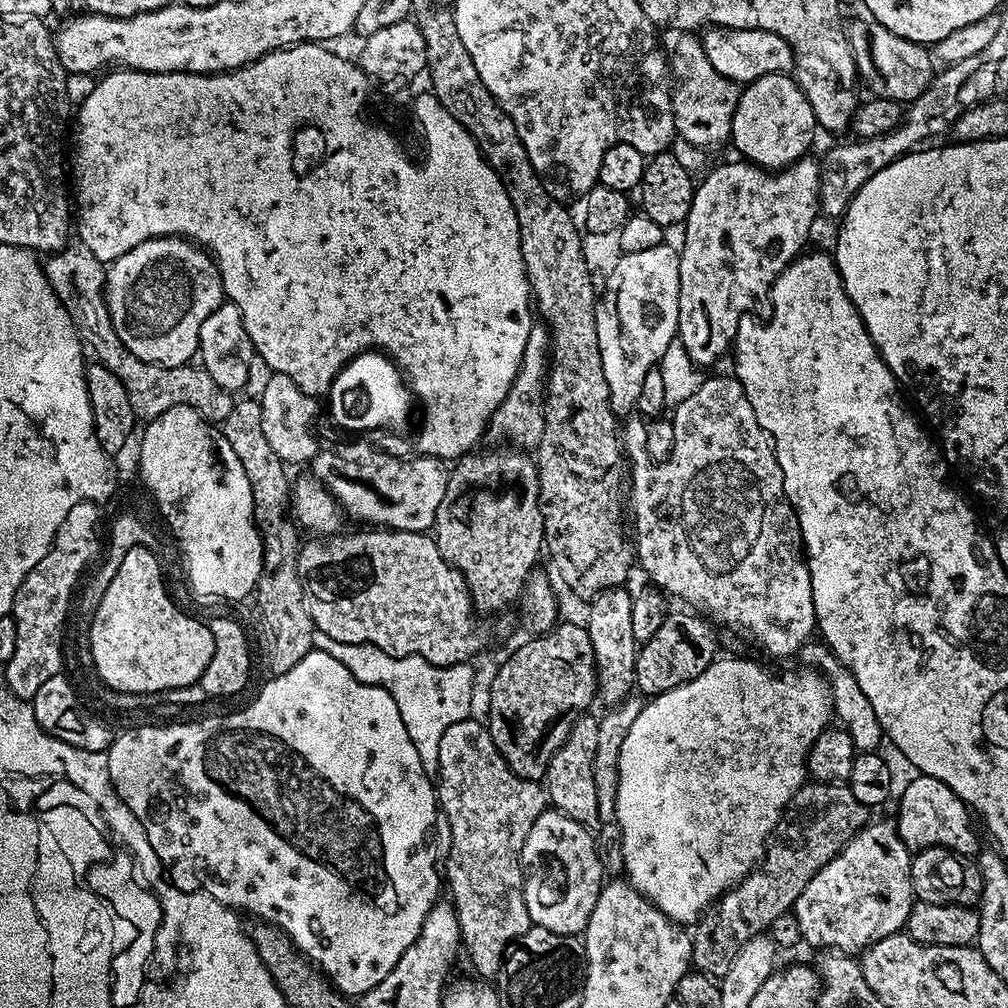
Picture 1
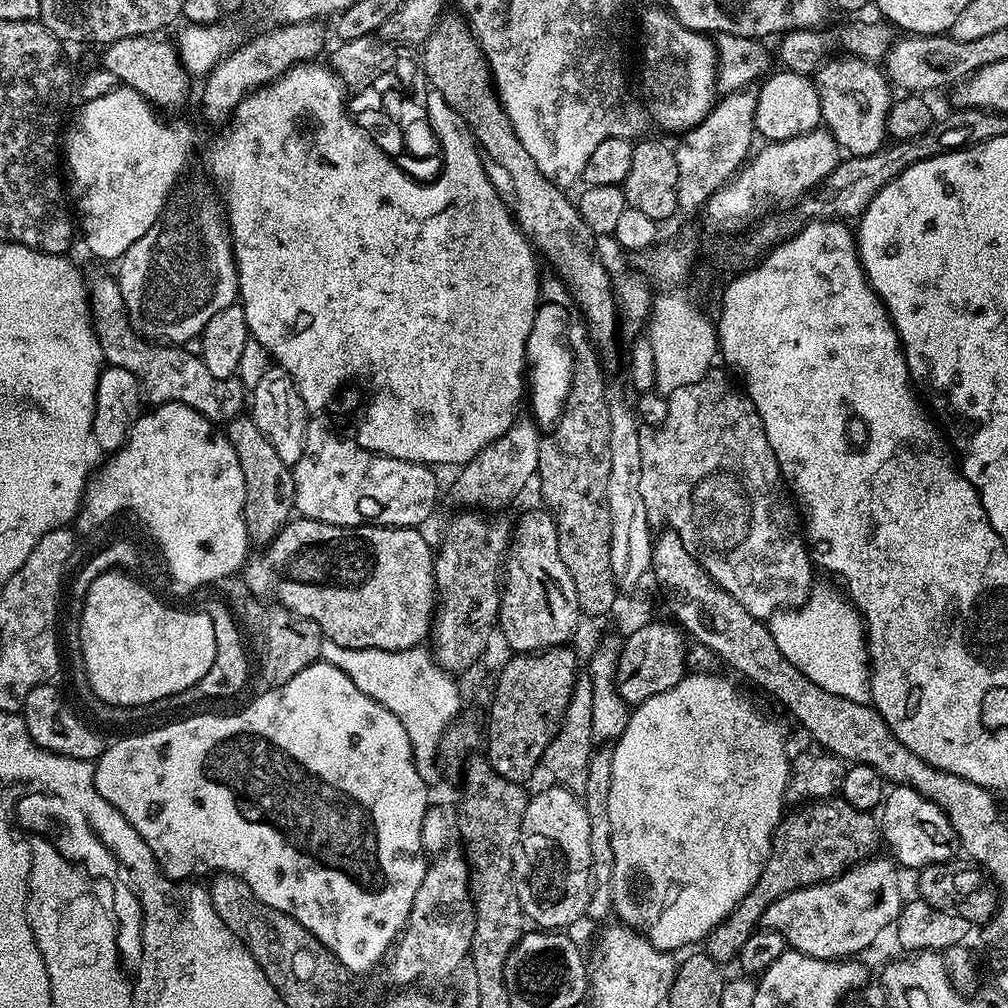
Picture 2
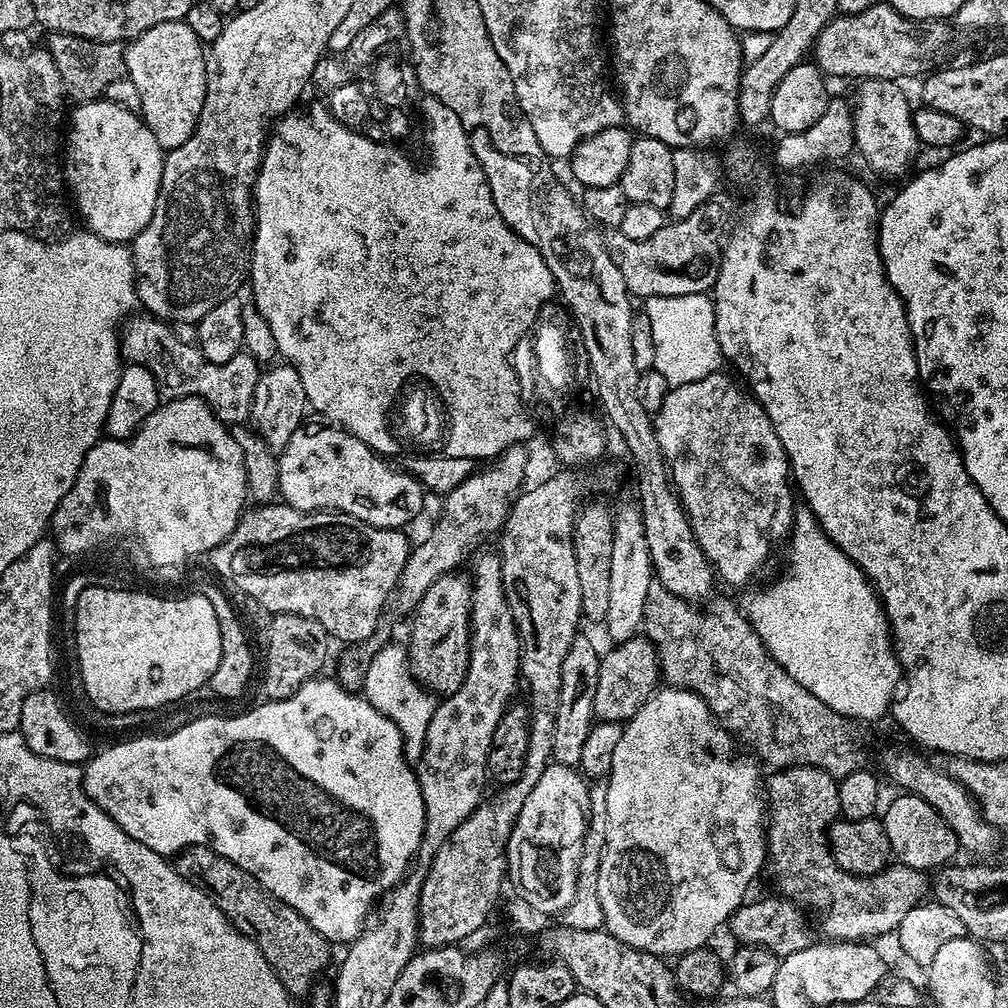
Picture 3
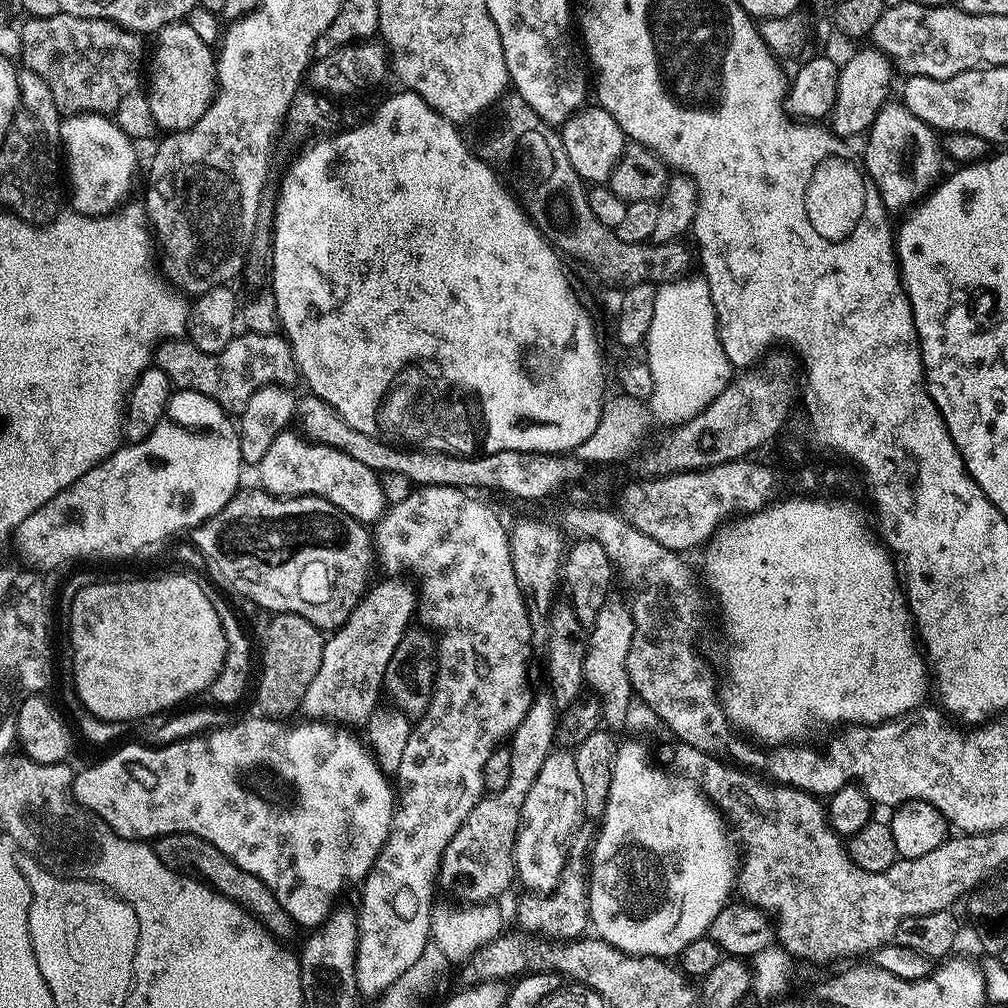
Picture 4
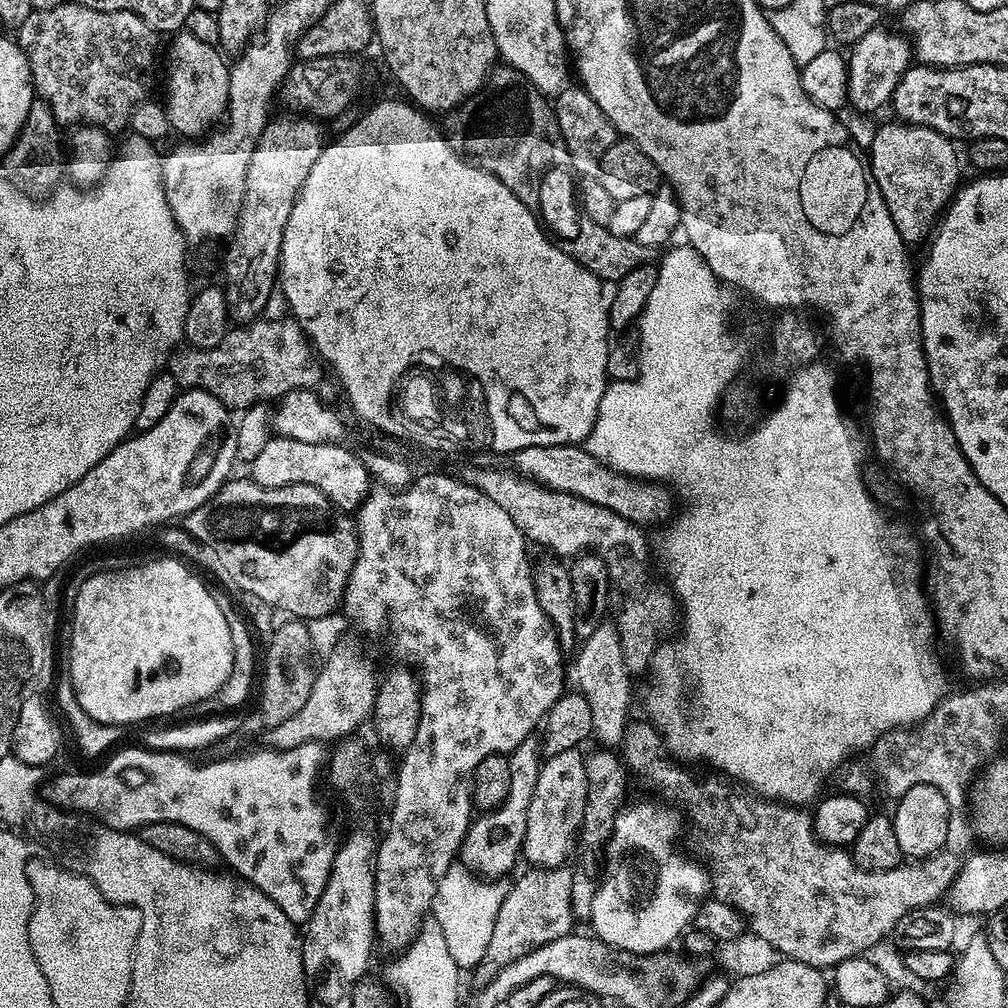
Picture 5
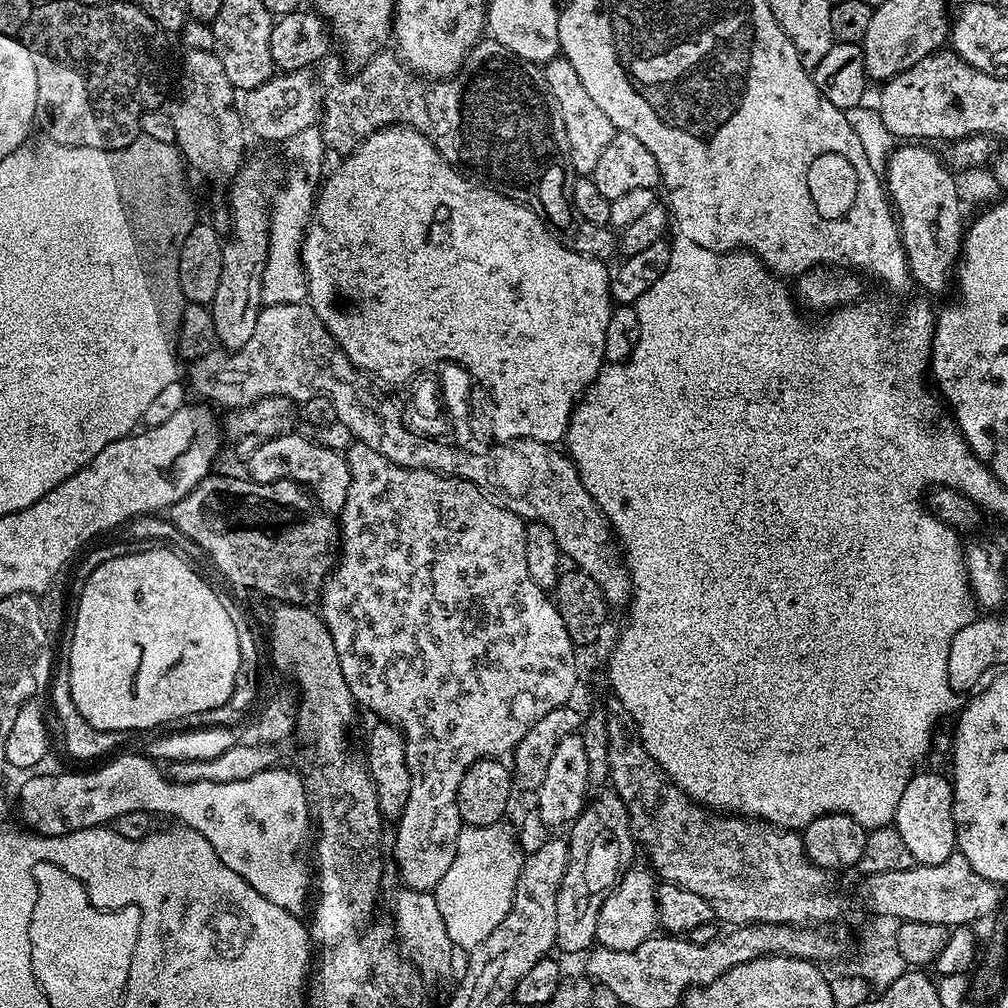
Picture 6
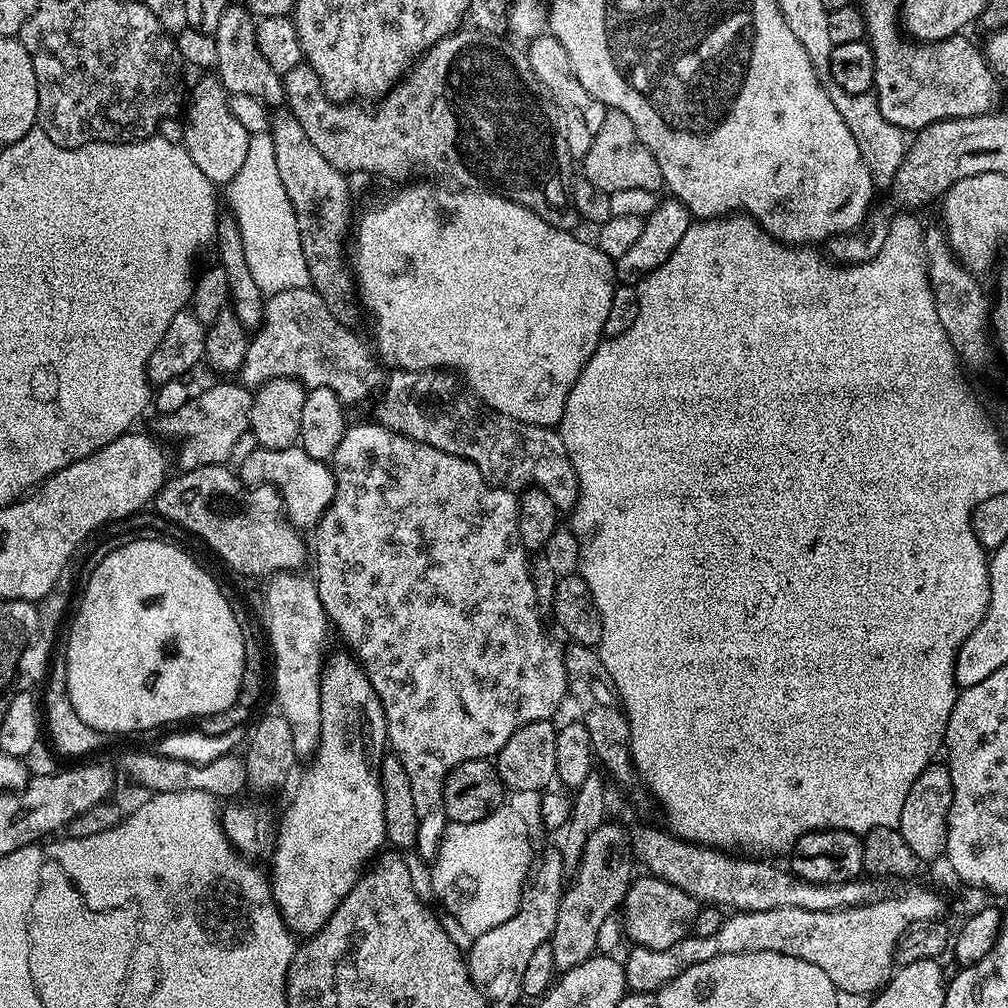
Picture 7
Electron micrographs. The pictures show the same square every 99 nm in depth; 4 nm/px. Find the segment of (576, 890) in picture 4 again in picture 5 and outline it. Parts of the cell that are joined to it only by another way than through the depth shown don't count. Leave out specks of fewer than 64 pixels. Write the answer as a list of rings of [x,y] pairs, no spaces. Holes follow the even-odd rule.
[[[566,864],[547,869],[531,867],[512,888],[509,887],[494,922],[494,934],[490,934],[490,946],[484,960],[474,970],[474,976],[480,982],[492,980],[500,969],[522,958],[522,954],[530,954],[530,950],[546,942],[554,942],[554,938],[562,938],[573,931],[571,884],[574,870],[568,867]]]

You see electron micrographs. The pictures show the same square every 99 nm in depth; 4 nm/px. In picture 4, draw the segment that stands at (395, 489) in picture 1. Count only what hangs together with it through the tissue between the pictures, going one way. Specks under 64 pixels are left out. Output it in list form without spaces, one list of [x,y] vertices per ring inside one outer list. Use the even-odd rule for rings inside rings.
[[[286,430],[278,434],[278,438],[274,438],[274,443],[270,445],[270,450],[266,450],[266,458],[262,458],[258,465],[259,487],[271,496],[321,496],[365,526],[379,521],[386,512],[386,505],[384,506],[384,488],[380,485],[381,477],[378,473],[362,466],[362,462],[342,450],[313,442],[299,431],[292,431]]]

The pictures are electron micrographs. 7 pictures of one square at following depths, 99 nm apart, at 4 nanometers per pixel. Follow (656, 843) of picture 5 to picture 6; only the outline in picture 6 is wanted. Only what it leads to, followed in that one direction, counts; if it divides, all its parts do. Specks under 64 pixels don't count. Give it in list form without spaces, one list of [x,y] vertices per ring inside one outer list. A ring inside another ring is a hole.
[[[641,862],[633,868],[625,867],[622,875],[615,882],[615,887],[606,897],[602,904],[601,913],[598,916],[596,939],[597,943],[604,948],[614,950],[630,950],[638,946],[642,941],[655,933],[658,926],[658,880],[651,867]]]

